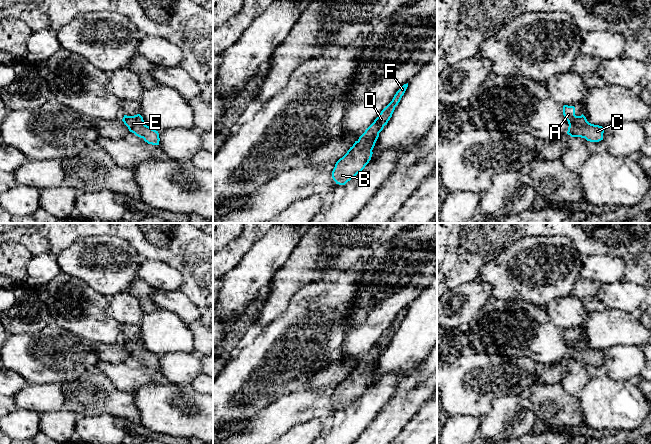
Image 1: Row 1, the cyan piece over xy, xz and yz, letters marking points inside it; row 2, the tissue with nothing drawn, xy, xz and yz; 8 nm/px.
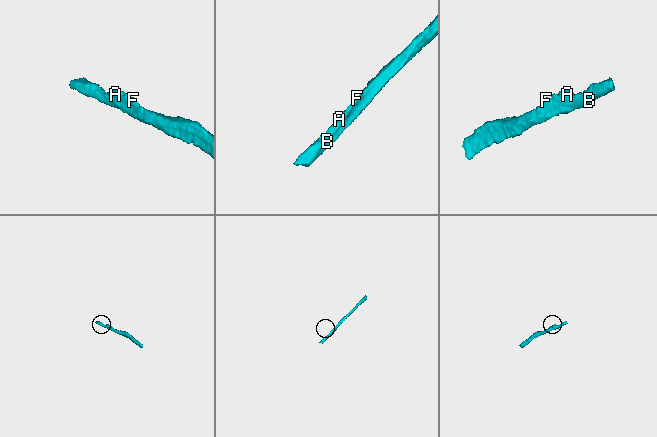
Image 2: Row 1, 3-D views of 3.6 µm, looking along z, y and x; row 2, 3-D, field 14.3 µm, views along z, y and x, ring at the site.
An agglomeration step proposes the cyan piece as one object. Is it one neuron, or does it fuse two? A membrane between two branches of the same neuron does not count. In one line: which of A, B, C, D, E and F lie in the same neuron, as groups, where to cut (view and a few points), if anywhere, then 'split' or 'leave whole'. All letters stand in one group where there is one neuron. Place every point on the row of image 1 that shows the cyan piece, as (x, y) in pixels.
A B C D E F | no cut | leave whole

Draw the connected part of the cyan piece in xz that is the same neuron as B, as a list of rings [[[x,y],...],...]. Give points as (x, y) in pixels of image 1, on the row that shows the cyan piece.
[[[408,83],[404,84],[394,95],[392,101],[381,111],[374,122],[365,130],[347,153],[340,158],[332,171],[332,178],[339,185],[345,185],[348,181],[360,173],[369,163],[372,150],[379,137],[379,133],[387,125],[392,117],[395,107],[404,95]]]

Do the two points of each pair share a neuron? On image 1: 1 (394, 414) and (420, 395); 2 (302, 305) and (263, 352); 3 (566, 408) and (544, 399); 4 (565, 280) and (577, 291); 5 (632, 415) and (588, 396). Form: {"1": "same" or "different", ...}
{"1": "same", "2": "same", "3": "same", "4": "different", "5": "same"}

